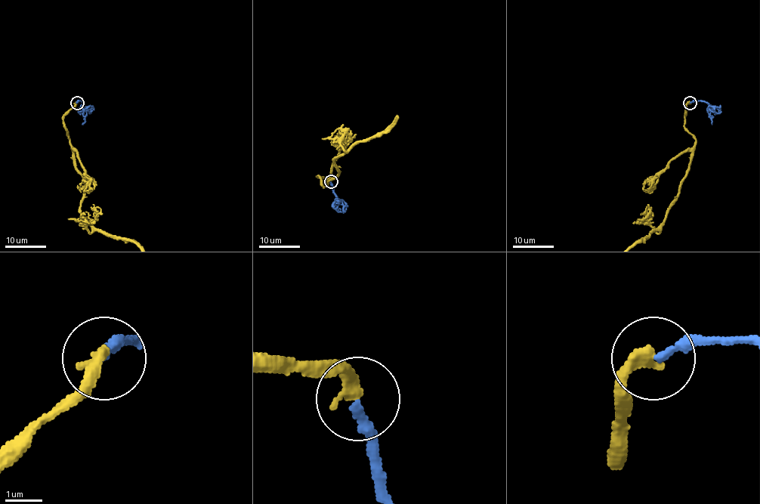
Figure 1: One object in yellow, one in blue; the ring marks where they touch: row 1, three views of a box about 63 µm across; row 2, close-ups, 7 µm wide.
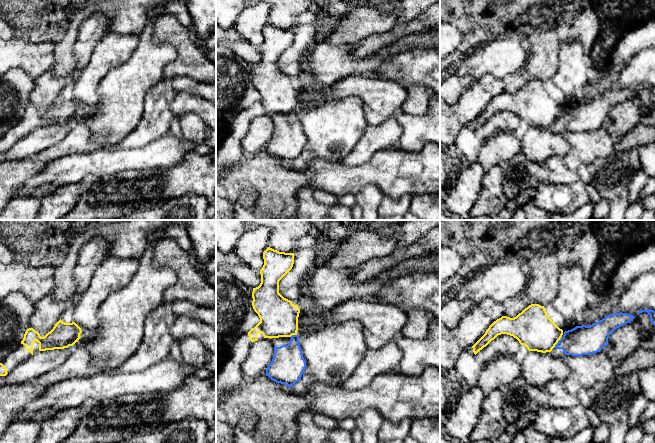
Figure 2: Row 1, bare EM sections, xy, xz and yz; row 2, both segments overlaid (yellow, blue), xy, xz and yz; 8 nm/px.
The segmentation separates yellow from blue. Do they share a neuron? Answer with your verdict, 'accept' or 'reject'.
reject

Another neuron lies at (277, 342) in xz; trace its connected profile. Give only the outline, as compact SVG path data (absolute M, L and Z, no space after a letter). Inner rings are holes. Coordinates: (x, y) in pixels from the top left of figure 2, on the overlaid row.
M299 336L271 338L271 342L274 355L265 375L276 383L293 387L301 379L306 368Z

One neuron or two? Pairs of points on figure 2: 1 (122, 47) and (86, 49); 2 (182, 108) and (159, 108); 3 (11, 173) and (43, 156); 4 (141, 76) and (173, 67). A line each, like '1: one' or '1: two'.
1: two
2: two
3: one
4: two

